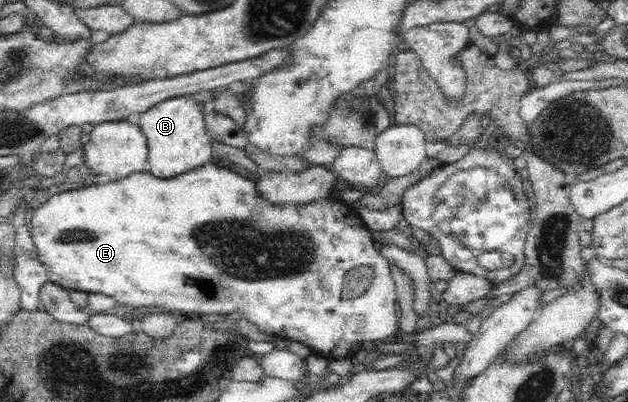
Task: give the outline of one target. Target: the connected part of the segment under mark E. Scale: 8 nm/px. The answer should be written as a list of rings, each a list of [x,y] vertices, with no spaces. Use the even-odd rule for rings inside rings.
[[[215,160],[207,162],[203,167],[195,168],[189,173],[173,177],[171,179],[159,179],[153,177],[147,170],[138,172],[122,181],[108,182],[104,184],[91,184],[74,190],[59,192],[49,199],[33,213],[30,235],[34,244],[35,253],[42,267],[47,271],[48,280],[68,291],[83,291],[87,293],[104,293],[115,298],[119,309],[133,305],[133,307],[149,307],[157,313],[199,314],[225,318],[228,314],[237,313],[238,317],[245,318],[251,325],[255,325],[261,333],[287,339],[295,343],[302,343],[311,349],[314,356],[321,357],[329,362],[350,359],[355,355],[356,350],[369,347],[381,342],[389,335],[398,335],[398,322],[395,316],[396,289],[391,272],[389,272],[388,261],[375,249],[374,236],[365,223],[360,219],[358,211],[353,205],[347,205],[342,199],[328,195],[323,199],[313,200],[311,203],[297,204],[285,203],[275,204],[265,199],[257,188],[257,182],[235,173],[226,167],[219,165]],[[357,263],[367,263],[375,271],[369,289],[353,299],[343,299],[343,279],[345,275],[357,267]]]

